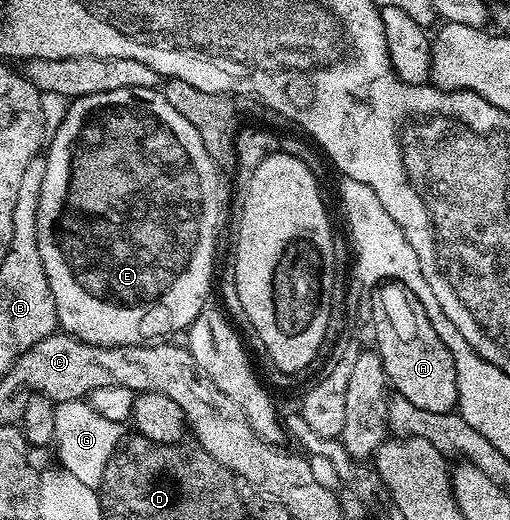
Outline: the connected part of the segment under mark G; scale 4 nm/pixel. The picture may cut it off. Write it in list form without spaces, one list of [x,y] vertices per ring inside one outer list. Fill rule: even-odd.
[[[75,398],[69,402],[56,403],[54,451],[56,450],[57,456],[60,457],[59,465],[78,480],[82,480],[82,484],[99,488],[110,456],[122,445],[122,439],[125,437],[124,429],[121,423],[106,420],[106,416],[94,412],[91,401]]]

